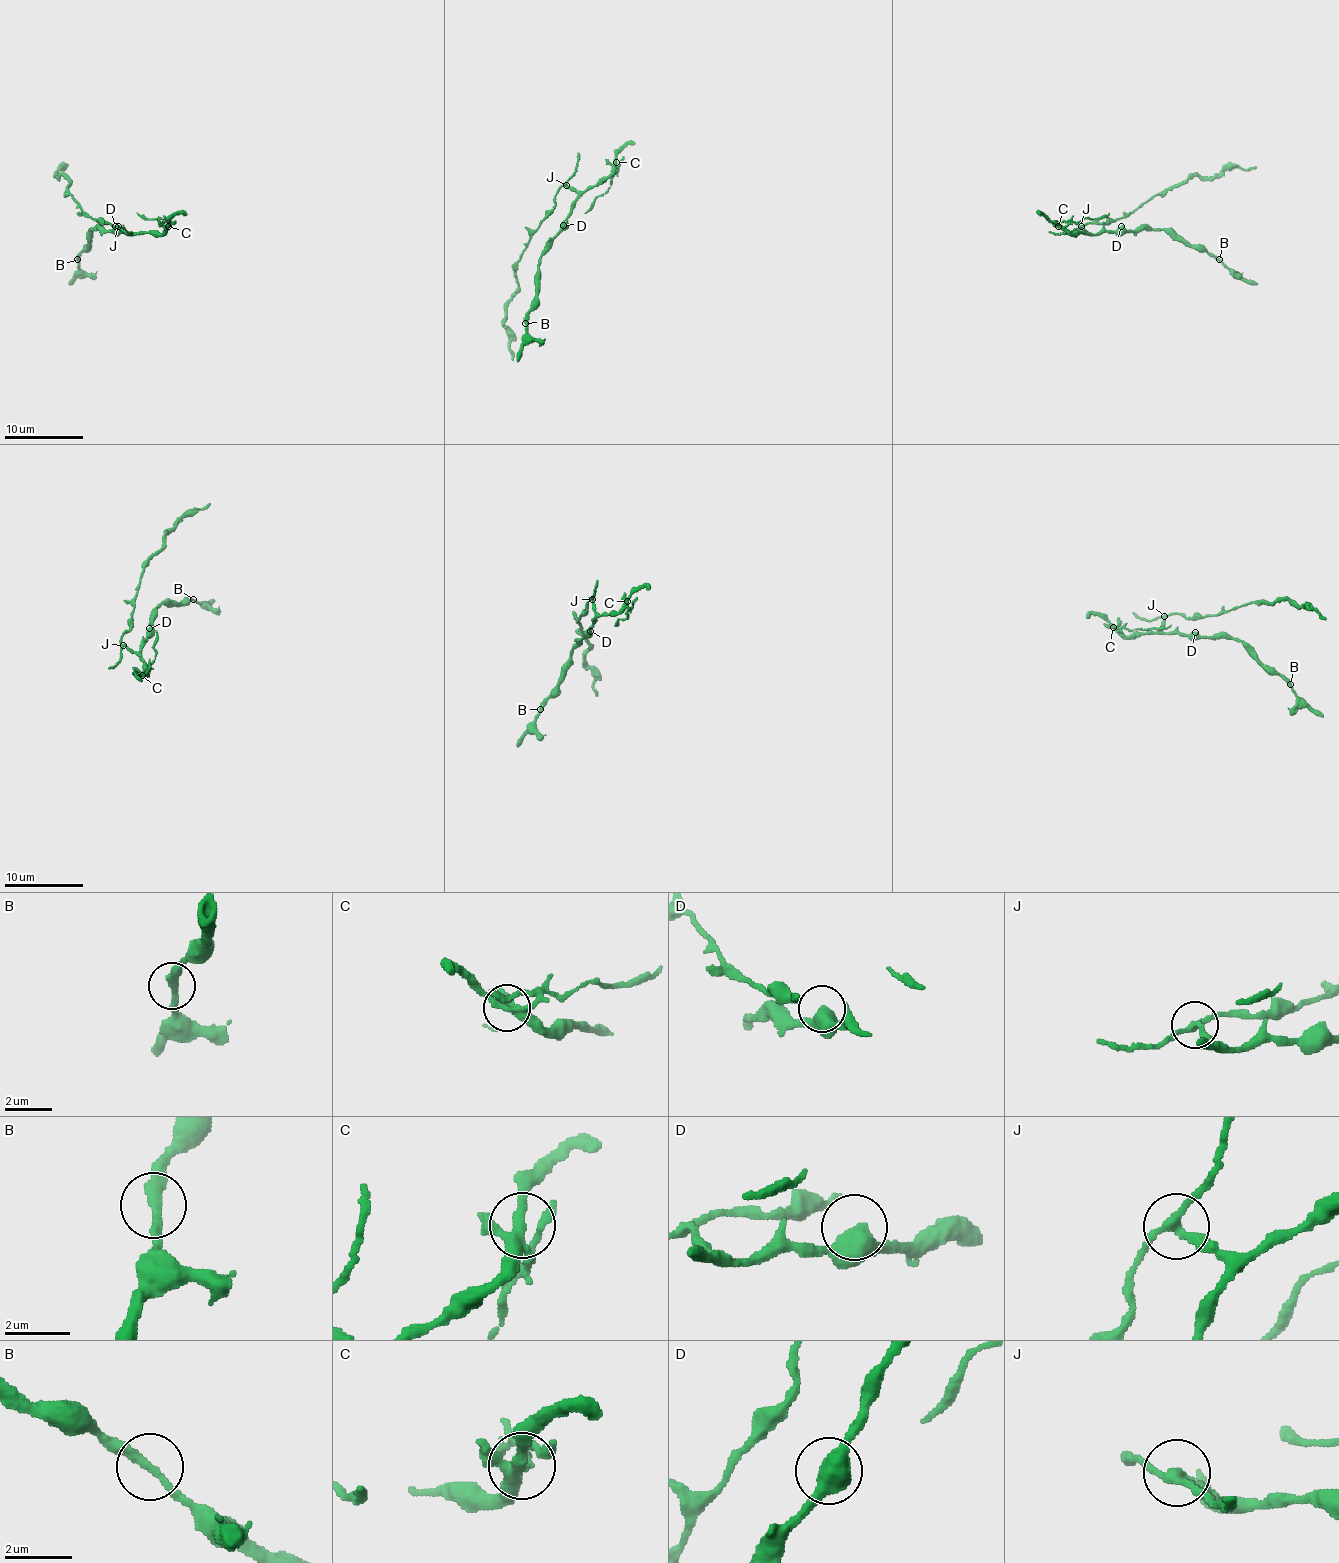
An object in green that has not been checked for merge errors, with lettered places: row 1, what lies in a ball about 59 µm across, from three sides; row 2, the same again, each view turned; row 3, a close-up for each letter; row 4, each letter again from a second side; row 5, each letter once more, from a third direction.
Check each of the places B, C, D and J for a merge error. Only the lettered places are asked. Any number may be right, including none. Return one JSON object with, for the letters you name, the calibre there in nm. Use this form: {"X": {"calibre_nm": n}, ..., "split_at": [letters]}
{"C": {"calibre_nm": 300}, "J": {"calibre_nm": 240}, "split_at": ["C", "J"]}

